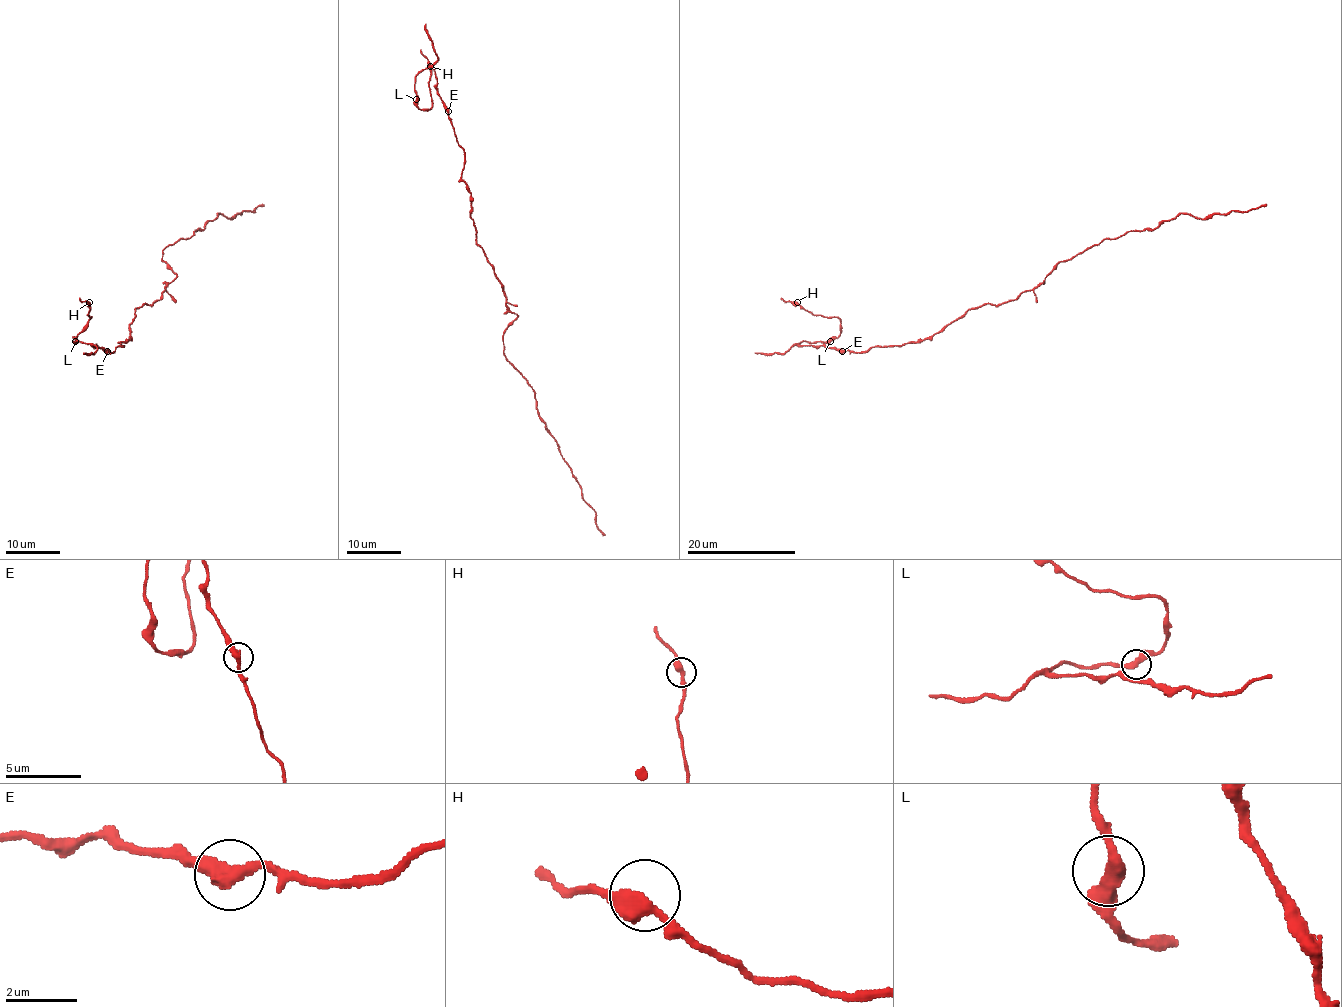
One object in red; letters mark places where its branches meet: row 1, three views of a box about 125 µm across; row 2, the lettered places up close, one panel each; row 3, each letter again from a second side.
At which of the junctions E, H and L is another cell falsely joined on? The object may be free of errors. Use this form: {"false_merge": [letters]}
{"false_merge": []}

